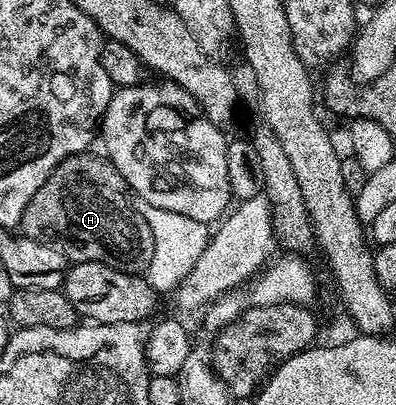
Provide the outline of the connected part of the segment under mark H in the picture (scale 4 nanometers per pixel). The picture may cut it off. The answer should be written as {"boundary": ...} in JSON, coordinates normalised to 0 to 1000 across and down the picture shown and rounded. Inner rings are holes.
{"boundary":[[[210,370],[162,390],[131,430],[121,430],[111,459],[91,469],[61,519],[53,580],[131,605],[189,652],[253,647],[306,672],[366,674],[389,615],[384,568],[374,548],[343,528],[288,407],[265,383],[235,385],[232,378]],[[247,425],[258,425],[260,457],[247,449]]]}

